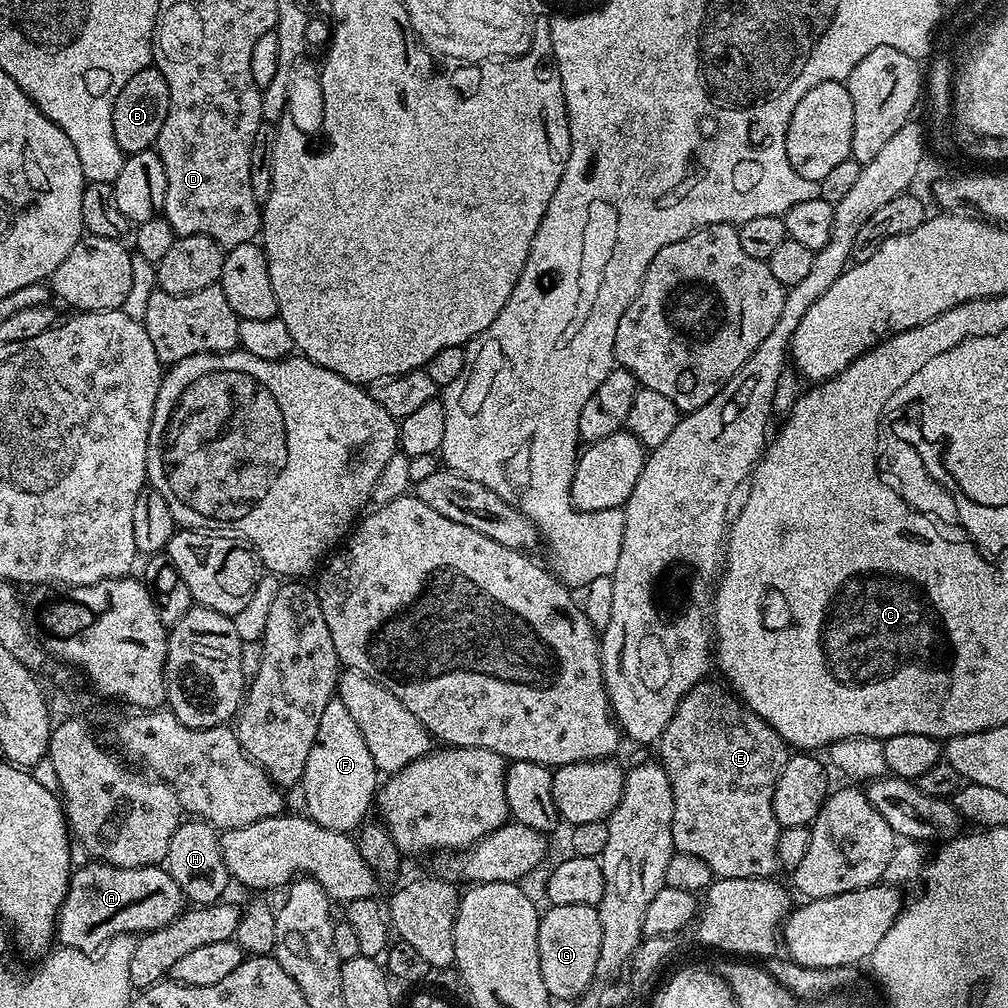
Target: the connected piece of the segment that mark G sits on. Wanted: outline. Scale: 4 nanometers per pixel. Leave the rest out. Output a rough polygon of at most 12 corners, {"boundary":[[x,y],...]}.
{"boundary":[[593,906],[540,917],[542,982],[553,1001],[593,987],[602,946]]}

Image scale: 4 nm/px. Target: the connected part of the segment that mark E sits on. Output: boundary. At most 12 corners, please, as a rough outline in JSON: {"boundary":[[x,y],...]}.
{"boundary":[[723,683],[658,741],[672,847],[775,877],[789,745]]}

